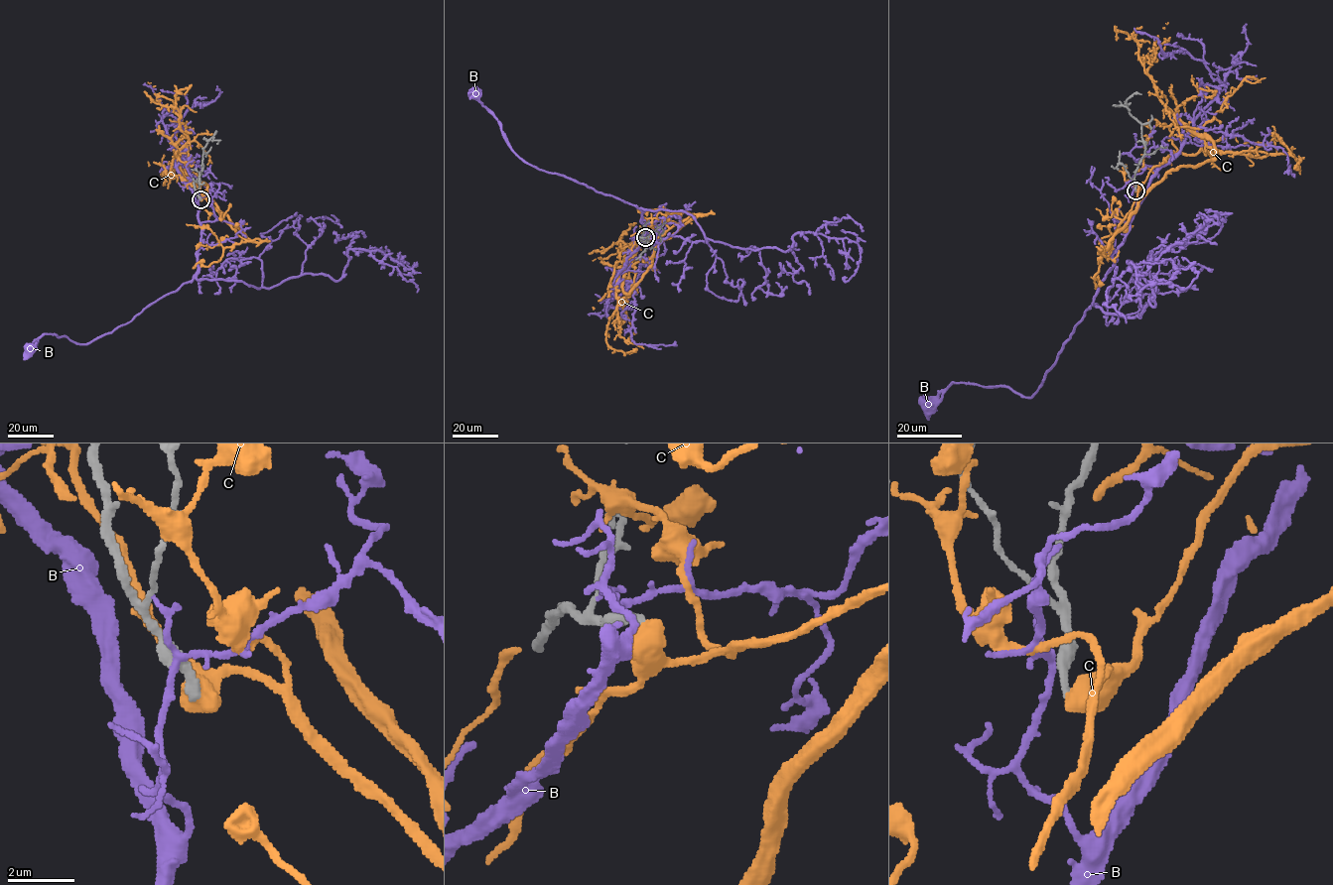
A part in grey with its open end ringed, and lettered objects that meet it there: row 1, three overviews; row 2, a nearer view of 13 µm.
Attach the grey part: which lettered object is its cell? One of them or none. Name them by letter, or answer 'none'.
none

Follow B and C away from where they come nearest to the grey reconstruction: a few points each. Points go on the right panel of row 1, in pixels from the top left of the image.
B: (1133, 187), (1131, 197), (1137, 209), (1118, 258), (1032, 396), (1021, 397), (1005, 386), (953, 383), (928, 402)
C: (1135, 189), (1104, 251), (1167, 173), (1215, 157), (1210, 139), (1185, 127), (1223, 153), (1291, 154), (1299, 171)

